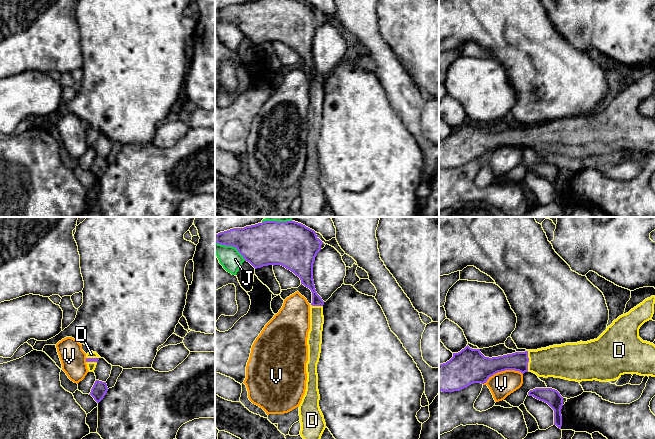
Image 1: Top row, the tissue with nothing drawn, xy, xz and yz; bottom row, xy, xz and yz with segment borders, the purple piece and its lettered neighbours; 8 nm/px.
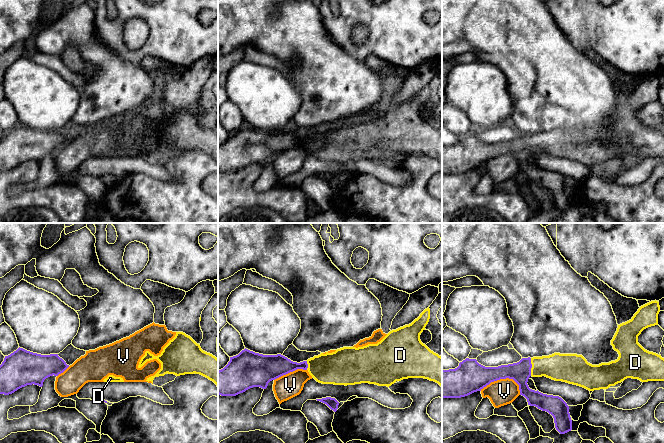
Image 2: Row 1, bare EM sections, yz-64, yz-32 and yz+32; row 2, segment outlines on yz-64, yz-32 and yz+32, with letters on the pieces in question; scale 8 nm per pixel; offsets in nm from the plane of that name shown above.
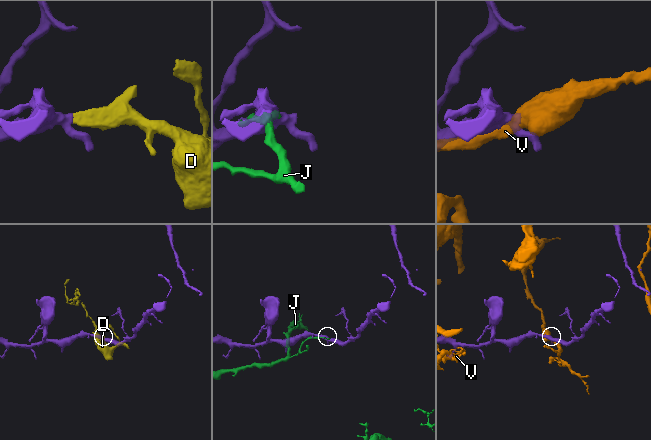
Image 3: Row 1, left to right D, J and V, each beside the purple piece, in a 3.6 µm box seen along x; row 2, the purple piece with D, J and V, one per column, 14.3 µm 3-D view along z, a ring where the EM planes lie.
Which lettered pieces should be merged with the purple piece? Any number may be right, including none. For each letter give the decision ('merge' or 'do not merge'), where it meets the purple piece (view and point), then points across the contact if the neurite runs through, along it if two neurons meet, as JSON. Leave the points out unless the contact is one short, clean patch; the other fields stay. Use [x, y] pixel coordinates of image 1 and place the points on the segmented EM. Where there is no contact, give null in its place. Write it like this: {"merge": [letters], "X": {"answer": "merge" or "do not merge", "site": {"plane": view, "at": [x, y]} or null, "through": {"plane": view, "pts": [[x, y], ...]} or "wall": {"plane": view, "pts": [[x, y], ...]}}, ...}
{"merge": ["D"], "D": {"answer": "merge", "site": {"plane": "yz", "at": [528, 361]}}, "J": {"answer": "do not merge", "site": {"plane": "xz", "at": [231, 245]}}, "V": {"answer": "do not merge", "site": {"plane": "yz", "at": [502, 370]}}}

